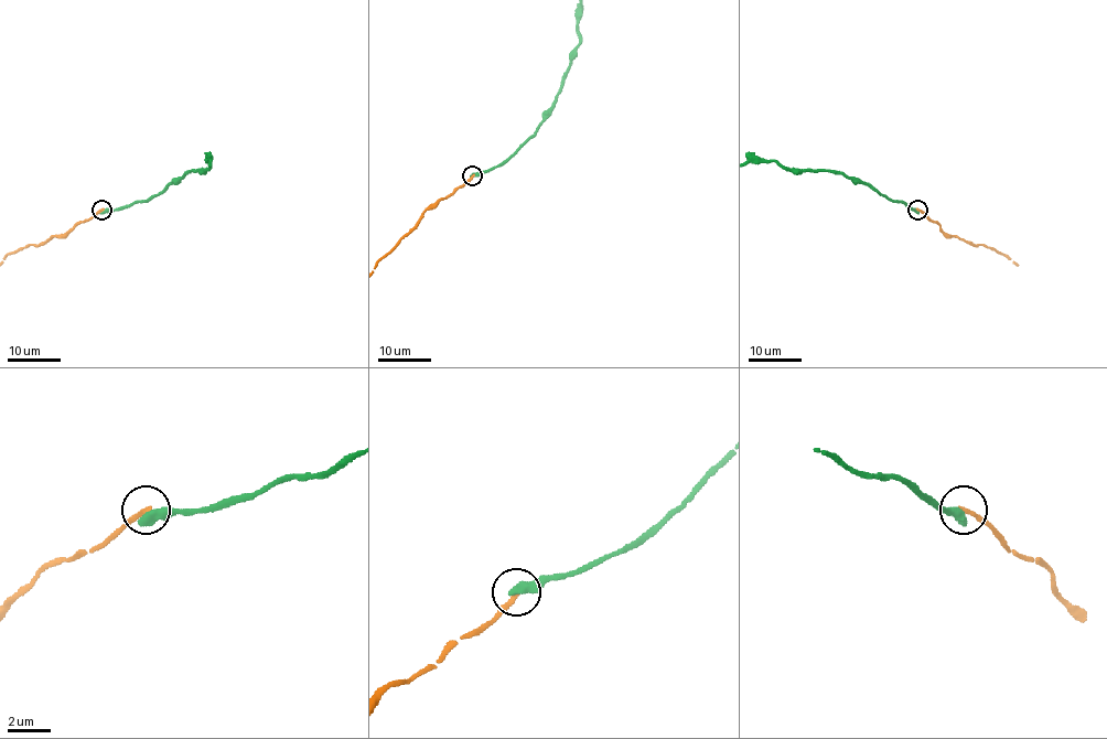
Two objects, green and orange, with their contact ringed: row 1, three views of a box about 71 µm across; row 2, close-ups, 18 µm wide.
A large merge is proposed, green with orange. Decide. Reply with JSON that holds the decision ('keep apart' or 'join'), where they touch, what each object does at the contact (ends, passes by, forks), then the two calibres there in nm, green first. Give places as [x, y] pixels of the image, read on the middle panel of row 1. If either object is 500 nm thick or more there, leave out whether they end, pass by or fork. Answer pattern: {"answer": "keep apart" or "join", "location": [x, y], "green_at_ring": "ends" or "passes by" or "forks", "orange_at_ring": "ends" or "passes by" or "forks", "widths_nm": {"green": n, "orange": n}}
{"answer": "keep apart", "location": [472, 175], "widths_nm": {"green": 500, "orange": 240}}

